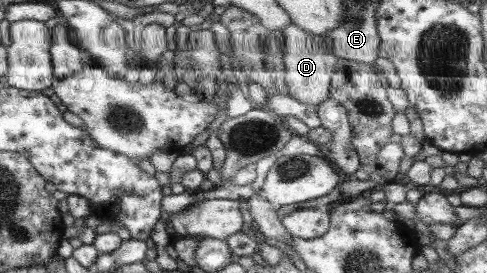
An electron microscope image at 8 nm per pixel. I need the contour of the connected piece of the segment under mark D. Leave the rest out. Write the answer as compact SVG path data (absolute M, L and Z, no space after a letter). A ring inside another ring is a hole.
M291 20L280 31L285 35L284 81L288 85L288 94L299 102L317 106L329 96L330 78L339 58L321 50L320 35L311 34L295 26Z

